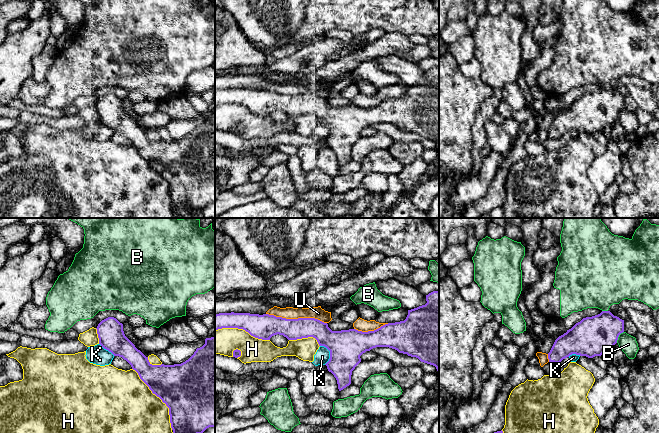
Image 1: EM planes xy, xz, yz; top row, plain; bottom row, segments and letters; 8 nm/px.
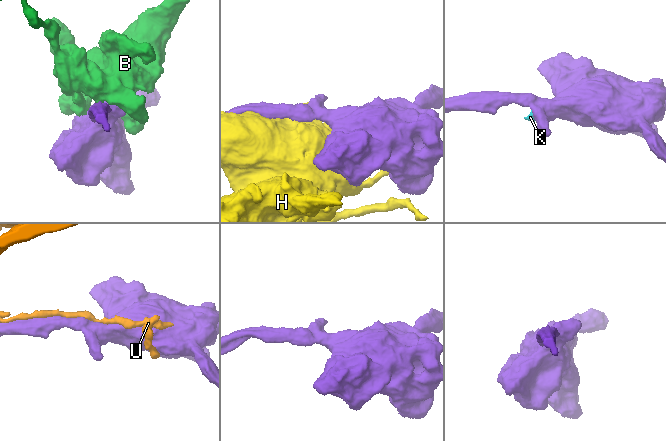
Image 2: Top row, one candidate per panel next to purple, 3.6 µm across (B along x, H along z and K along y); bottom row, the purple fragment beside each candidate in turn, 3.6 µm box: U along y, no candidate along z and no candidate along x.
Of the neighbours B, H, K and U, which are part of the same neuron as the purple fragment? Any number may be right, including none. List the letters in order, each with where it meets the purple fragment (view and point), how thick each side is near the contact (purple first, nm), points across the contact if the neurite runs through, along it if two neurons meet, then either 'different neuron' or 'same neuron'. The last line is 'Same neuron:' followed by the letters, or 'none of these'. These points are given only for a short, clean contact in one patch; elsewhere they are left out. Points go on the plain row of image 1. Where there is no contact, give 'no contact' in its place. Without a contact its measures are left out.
B: contact yz (618, 112); calibres 320 and 140 nm; different neuron
H: contact xy (159, 173); calibres 440 and 480 nm; different neuron
K: contact xz (330, 129); calibres 280 and 120 nm; border xz (320, 121), (323, 121), (329, 127), (329, 135), (324, 140); different neuron
U: contact xz (296, 95); calibres 190 and 100 nm; different neuron
Same neuron: none of these

